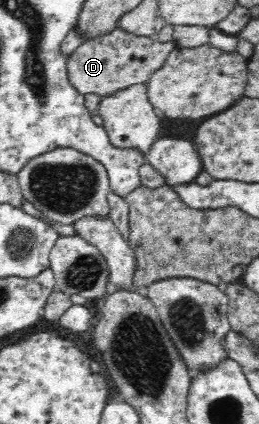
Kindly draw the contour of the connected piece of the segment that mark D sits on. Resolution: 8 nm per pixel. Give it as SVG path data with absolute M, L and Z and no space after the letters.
M117 27L108 34L85 40L68 56L68 78L83 95L96 93L103 99L132 85L147 83L150 75L163 67L175 48L177 45L173 40L157 41L155 37L141 37Z

